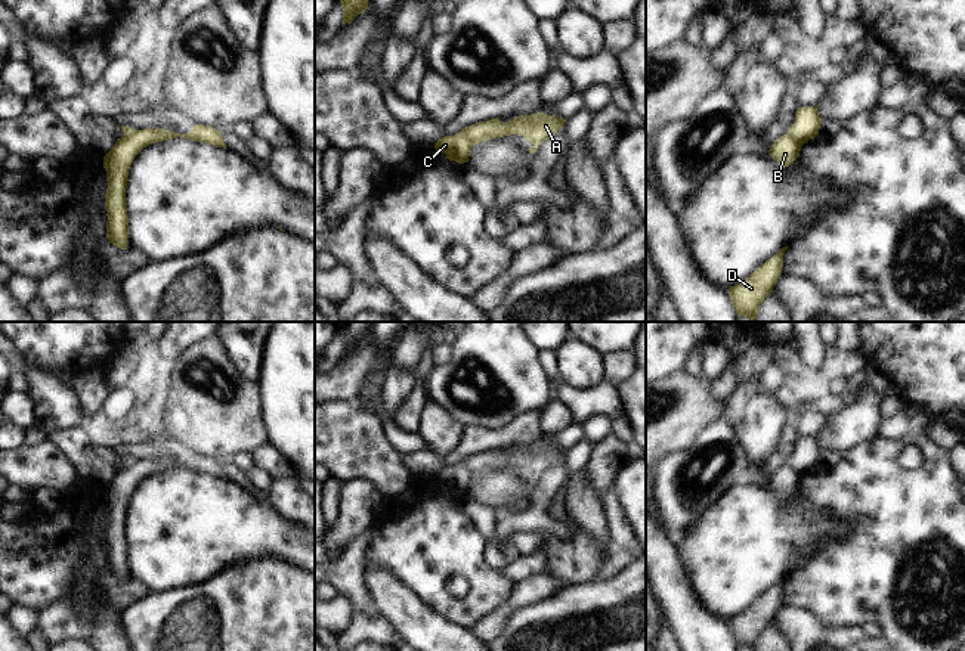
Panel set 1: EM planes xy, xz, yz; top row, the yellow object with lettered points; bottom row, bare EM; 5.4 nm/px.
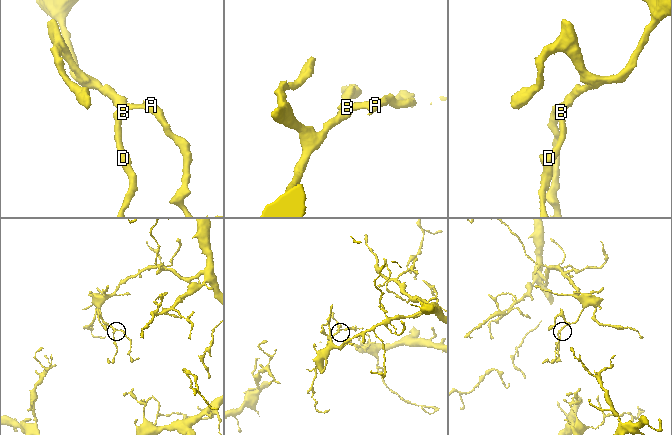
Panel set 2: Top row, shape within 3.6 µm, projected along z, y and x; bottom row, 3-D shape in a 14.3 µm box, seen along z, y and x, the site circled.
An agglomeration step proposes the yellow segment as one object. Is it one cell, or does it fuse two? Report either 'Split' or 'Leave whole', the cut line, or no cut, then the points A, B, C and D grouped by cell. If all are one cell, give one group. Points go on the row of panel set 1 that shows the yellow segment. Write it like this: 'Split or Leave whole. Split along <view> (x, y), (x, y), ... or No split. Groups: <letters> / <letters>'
Split. Split along yz (788, 132), (801, 145). Groups: A B D / C.

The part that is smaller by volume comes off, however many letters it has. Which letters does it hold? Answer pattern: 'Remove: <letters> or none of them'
Remove: A, B, D

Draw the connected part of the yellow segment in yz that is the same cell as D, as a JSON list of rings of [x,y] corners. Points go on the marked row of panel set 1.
[[[783,247],[743,282],[727,289],[737,316],[745,316],[751,320],[757,319],[760,304],[767,298],[782,275],[783,255],[786,249],[788,247]]]

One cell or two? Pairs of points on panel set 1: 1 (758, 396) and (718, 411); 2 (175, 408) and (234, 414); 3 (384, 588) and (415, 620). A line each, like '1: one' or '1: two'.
1: two
2: one
3: one

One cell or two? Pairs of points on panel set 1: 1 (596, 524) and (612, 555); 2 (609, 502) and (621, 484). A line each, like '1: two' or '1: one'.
1: two
2: two

